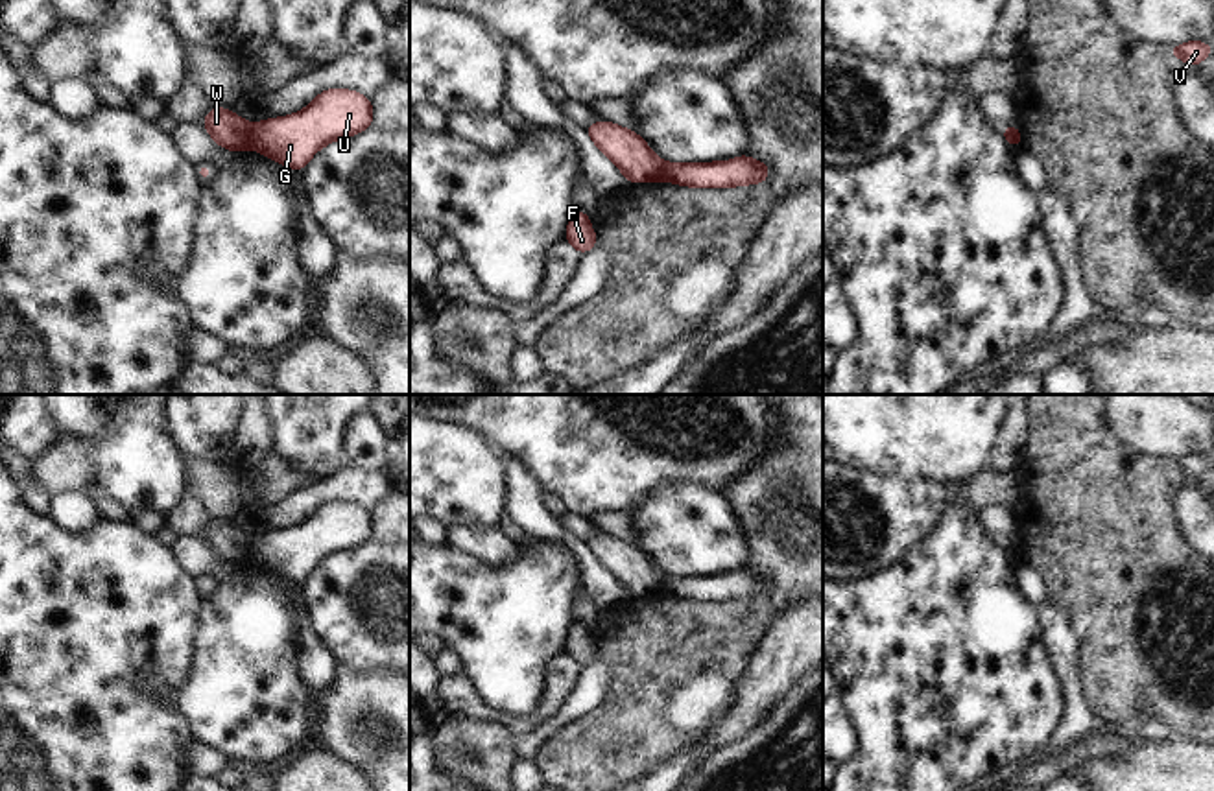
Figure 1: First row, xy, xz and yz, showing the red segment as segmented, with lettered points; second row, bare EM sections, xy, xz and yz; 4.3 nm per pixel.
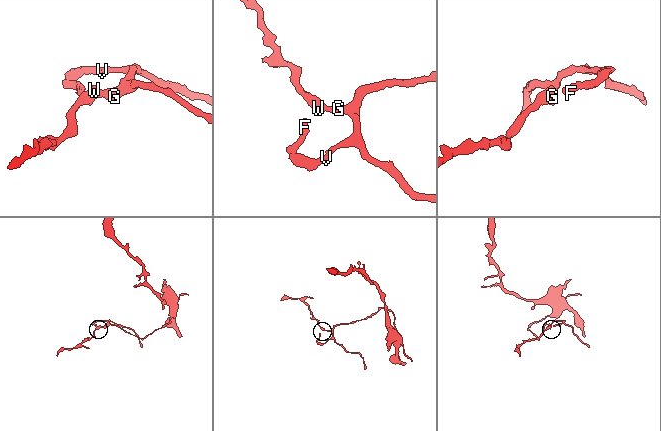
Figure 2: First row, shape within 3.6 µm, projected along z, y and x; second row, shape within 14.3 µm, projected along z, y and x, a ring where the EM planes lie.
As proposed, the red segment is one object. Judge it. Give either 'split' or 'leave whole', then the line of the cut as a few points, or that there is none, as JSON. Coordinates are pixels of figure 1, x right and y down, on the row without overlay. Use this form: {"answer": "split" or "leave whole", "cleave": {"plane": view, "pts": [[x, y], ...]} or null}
{"answer": "split", "cleave": {"plane": "xy", "pts": [[249, 537], [248, 557]]}}

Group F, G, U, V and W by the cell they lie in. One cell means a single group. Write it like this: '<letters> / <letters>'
F G U V / W

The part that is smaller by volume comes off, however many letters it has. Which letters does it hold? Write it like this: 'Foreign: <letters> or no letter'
Foreign: W

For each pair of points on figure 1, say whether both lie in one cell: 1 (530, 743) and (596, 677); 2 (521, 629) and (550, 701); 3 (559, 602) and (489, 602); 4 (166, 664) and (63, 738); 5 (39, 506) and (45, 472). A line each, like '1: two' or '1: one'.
1: one
2: two
3: one
4: one
5: two

